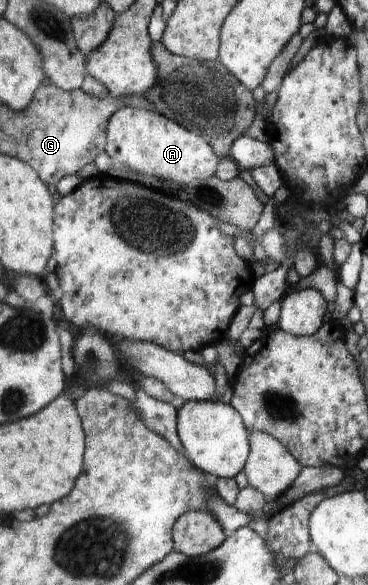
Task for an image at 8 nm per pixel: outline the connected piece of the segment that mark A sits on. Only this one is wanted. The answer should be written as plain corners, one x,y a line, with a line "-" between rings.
132,105
114,112
108,120
107,155
118,166
155,176
169,185
188,185
192,180
216,176
220,158
202,136
181,127
174,119

